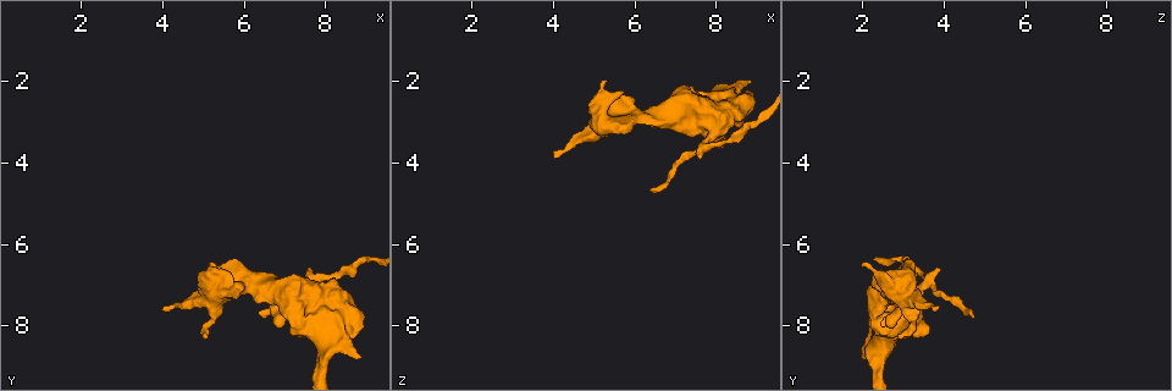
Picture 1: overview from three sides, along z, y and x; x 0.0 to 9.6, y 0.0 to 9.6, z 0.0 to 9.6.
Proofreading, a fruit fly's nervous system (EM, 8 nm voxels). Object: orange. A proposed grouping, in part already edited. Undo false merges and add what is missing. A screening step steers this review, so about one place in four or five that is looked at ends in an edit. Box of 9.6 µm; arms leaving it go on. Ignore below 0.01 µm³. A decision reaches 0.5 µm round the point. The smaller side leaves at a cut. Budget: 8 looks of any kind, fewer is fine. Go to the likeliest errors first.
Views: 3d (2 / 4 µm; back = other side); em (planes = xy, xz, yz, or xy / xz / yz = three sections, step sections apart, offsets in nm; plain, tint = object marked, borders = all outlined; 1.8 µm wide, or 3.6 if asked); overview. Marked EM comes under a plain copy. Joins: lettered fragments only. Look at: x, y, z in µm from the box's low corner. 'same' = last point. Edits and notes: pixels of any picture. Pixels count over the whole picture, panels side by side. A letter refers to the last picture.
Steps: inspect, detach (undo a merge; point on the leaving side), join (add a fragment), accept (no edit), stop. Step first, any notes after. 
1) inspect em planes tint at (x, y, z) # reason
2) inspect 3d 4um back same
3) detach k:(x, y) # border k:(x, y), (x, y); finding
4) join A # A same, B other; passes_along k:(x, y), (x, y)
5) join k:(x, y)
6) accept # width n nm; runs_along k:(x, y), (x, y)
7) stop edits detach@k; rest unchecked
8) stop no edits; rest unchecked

inspect em yz step 4 tint at (5.85, 7.10, 2.40) # thick end

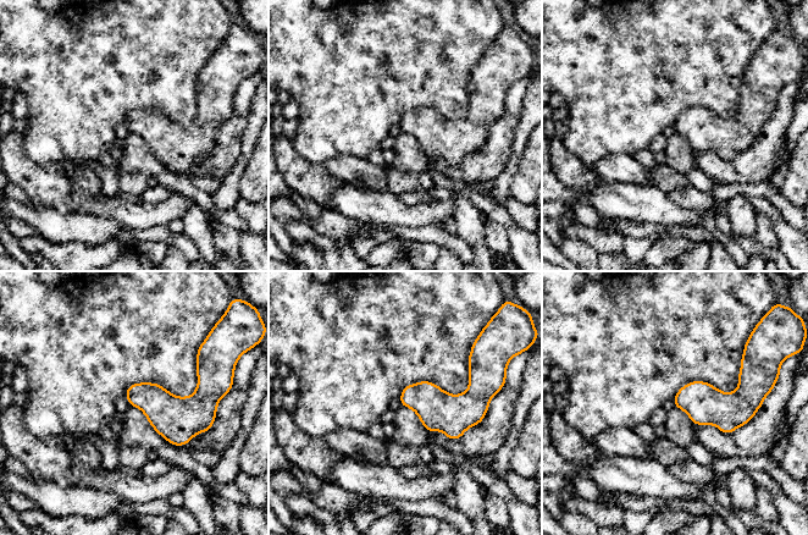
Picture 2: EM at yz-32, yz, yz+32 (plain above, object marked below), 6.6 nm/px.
inspect em planes tint same

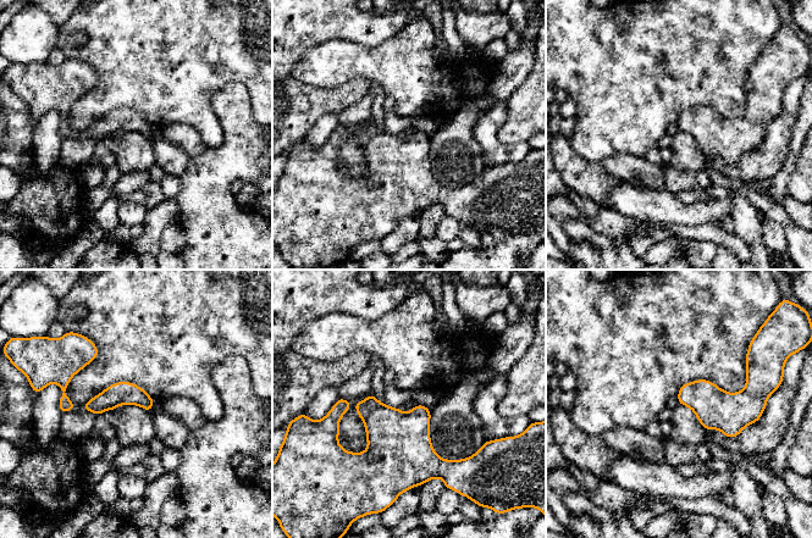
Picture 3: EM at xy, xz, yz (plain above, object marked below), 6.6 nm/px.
inspect em planes borders same # see the neighbours

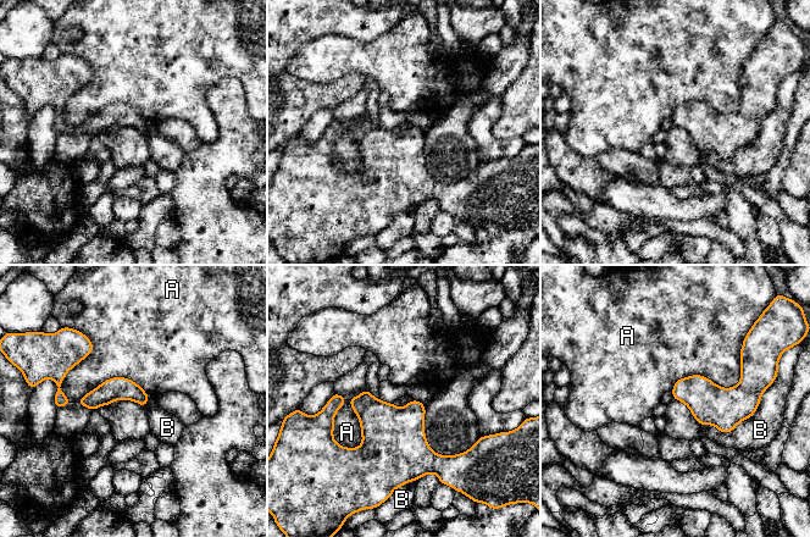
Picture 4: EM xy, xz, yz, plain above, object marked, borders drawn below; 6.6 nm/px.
accept # A other, B other; border 4:(345, 399), (333, 438), (358, 448); none of them fits

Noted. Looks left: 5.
inspect em planes borders at (7.65, 6.90, 3.60)

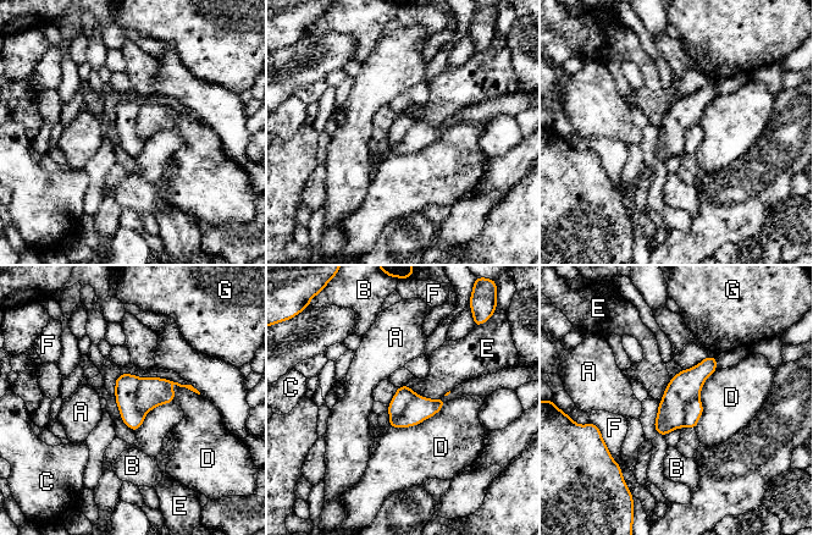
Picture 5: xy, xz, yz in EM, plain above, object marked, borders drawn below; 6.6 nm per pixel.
detach 5:(151, 392) # A other, B other, C other, D other, E other, F other, G other; border 5:(139, 379), (136, 407), (144, 415); a second cell is stuck on

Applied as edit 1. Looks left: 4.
inspect overview # redraw

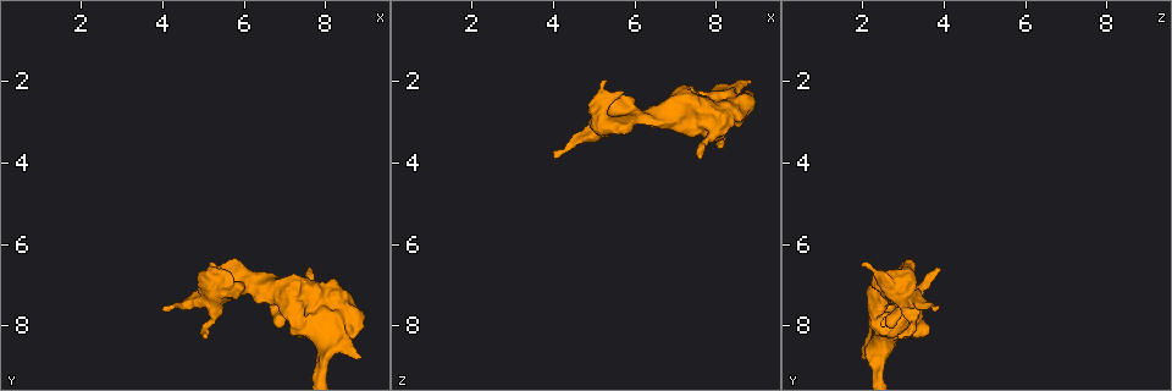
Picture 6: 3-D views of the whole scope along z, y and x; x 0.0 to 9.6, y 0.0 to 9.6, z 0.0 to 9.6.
inspect 3d 2um at (4.00, 7.65, 3.70) # an open end

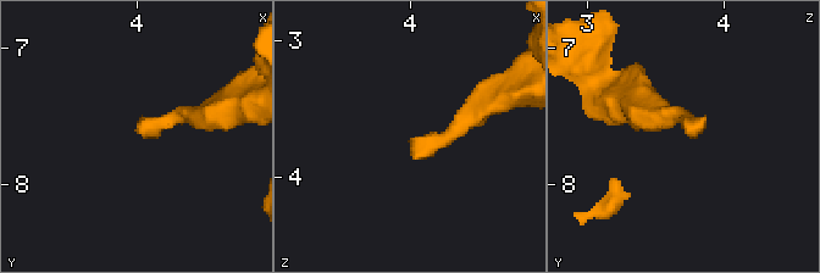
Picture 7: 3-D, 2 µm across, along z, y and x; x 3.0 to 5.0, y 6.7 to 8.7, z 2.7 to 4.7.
inspect em planes borders at (4.02, 7.60, 3.74)

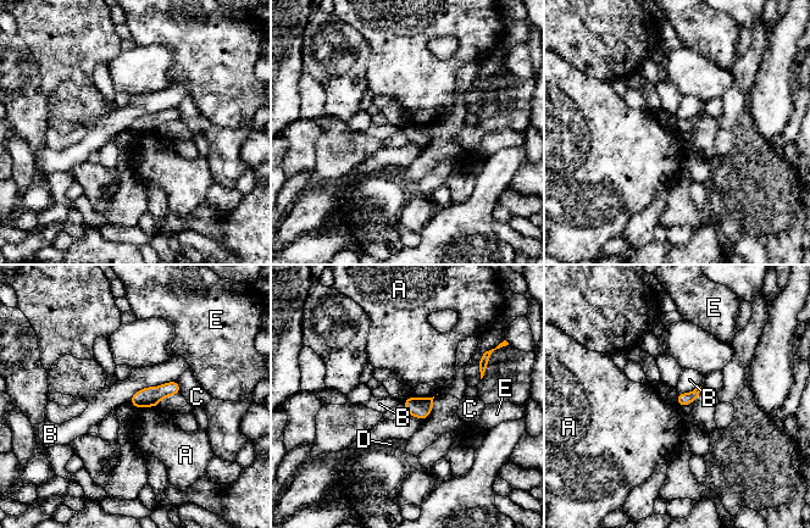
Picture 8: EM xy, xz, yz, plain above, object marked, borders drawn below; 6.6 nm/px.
accept # longest_contact B 340 nm; A other, B other, C other, D other, E other; no lettered fragment goes on from it

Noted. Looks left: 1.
stop edits detach@5; rest unchecked

